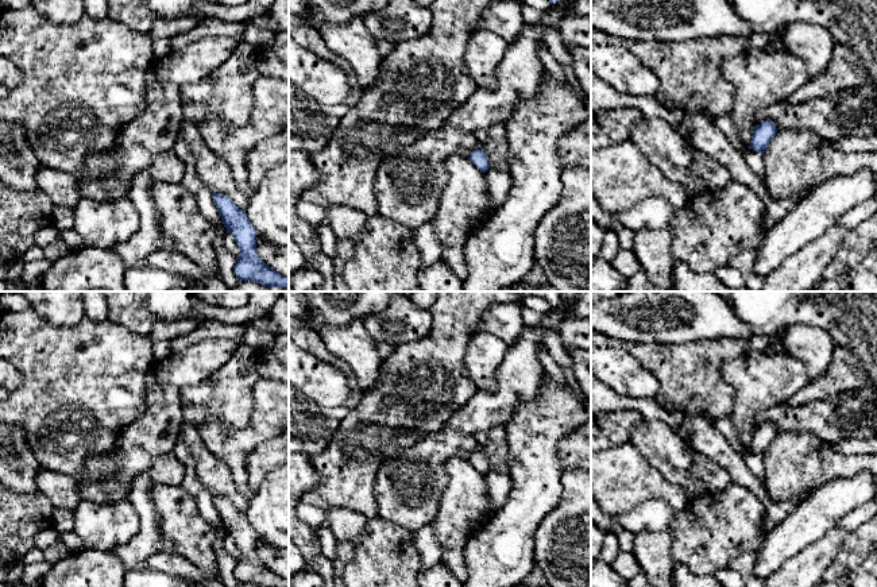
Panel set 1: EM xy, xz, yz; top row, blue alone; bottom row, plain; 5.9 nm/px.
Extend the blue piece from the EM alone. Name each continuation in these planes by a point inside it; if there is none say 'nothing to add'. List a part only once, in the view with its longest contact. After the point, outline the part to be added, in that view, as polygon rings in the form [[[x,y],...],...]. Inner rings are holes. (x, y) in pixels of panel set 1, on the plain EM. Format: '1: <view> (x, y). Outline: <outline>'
nothing to add

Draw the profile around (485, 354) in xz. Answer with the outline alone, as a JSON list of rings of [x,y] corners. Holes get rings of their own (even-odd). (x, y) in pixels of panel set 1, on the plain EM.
[[[476,333],[471,337],[464,363],[479,390],[495,390],[495,374],[506,350],[505,341],[491,333]]]

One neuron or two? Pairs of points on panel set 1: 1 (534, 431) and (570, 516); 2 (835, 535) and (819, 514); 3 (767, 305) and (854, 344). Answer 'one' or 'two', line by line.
1: two
2: two
3: one

